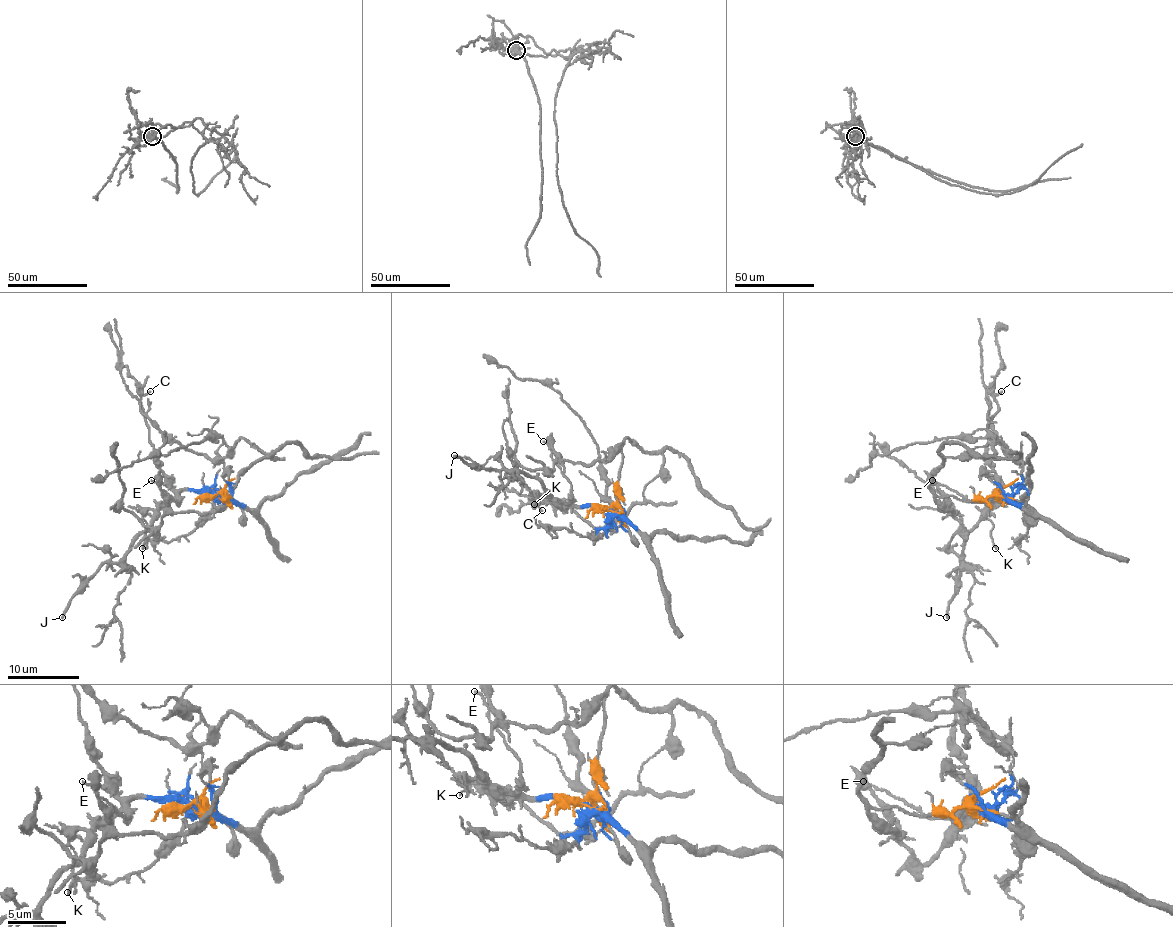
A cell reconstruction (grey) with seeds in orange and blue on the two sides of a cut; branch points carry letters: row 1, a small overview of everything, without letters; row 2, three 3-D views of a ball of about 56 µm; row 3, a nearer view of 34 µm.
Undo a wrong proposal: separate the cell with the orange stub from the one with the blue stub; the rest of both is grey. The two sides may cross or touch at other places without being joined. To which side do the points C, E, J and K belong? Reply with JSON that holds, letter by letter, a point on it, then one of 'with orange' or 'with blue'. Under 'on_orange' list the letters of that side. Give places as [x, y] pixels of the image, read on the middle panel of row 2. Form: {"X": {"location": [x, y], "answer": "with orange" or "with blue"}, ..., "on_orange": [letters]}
{"C": {"location": [542, 510], "answer": "with blue"}, "E": {"location": [543, 441], "answer": "with blue"}, "J": {"location": [454, 455], "answer": "with blue"}, "K": {"location": [534, 504], "answer": "with blue"}, "on_orange": []}

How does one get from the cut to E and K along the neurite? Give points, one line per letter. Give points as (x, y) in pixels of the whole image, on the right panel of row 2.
E: (1003, 496), (998, 491), (985, 501), (969, 501), (949, 487), (931, 480)
K: (1003, 496), (998, 491), (985, 509), (992, 523), (990, 537), (996, 548)

